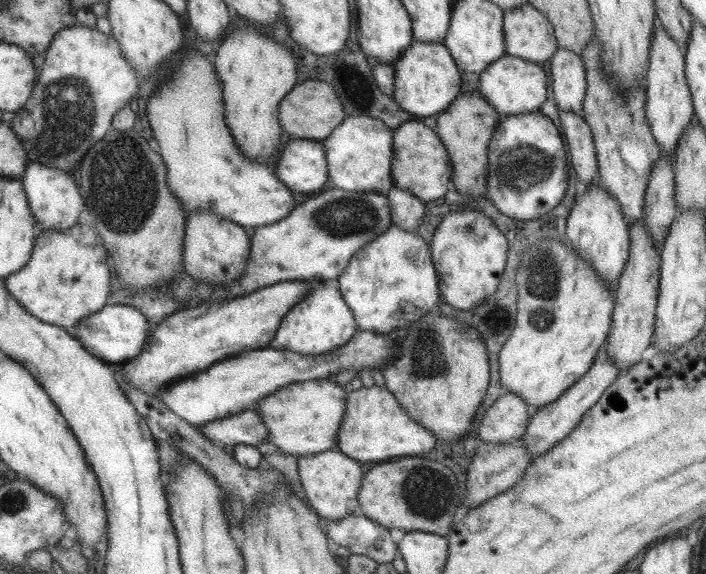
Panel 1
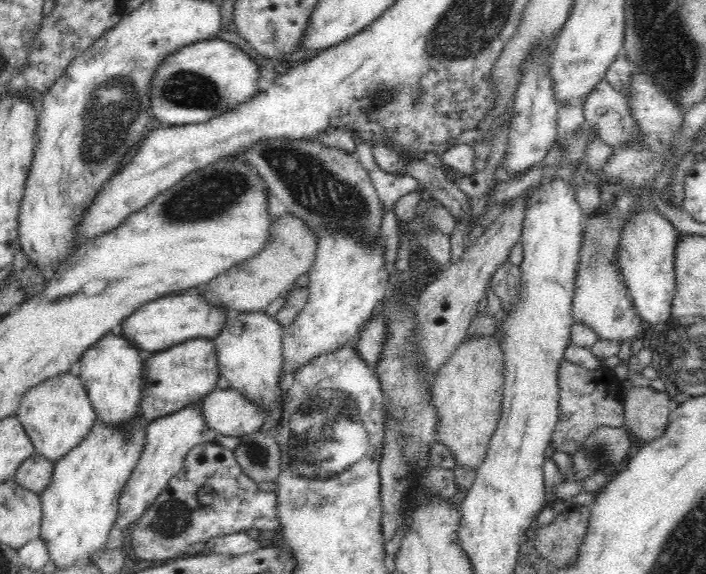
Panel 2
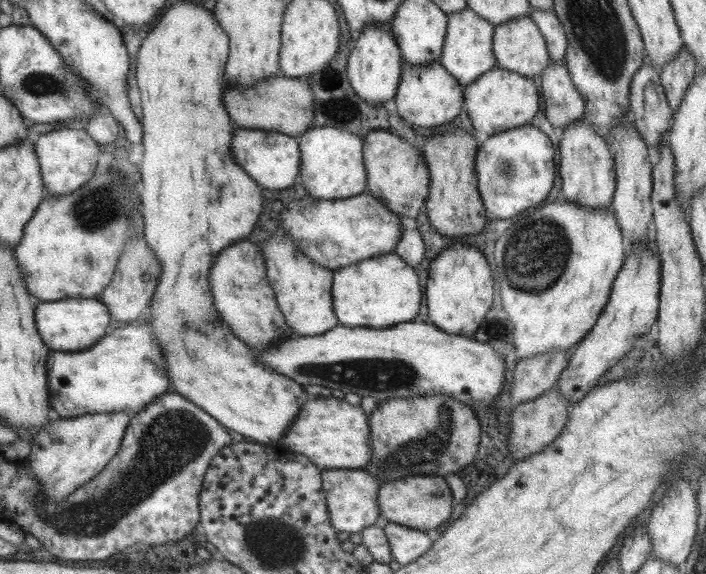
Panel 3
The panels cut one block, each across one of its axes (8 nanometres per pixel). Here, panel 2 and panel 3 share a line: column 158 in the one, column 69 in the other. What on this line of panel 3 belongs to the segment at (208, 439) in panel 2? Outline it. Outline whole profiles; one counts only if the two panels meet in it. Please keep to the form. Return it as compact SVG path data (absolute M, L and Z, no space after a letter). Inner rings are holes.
M125 411L89 413L78 417L59 417L48 420L39 432L33 434L31 447L25 458L25 464L30 468L32 475L40 482L41 502L53 501L57 504L78 486L93 478L119 449L123 434L127 428L127 413Z

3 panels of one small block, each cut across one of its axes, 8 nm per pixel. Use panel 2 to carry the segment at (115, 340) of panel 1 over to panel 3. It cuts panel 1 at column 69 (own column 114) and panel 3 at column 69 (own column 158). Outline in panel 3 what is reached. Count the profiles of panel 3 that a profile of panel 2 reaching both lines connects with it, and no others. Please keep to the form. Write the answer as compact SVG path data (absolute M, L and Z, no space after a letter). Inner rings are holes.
M69 298L55 302L38 302L34 321L43 344L51 351L80 351L94 345L107 330L111 320L108 309L97 298Z

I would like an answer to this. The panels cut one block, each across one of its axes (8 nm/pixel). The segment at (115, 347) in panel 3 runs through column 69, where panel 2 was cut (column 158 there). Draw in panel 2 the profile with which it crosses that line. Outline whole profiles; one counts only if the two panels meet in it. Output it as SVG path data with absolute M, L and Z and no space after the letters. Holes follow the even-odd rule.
M196 337L151 353L143 360L144 388L139 406L142 426L155 418L172 414L189 404L199 404L216 388L220 376L216 351L211 339Z

